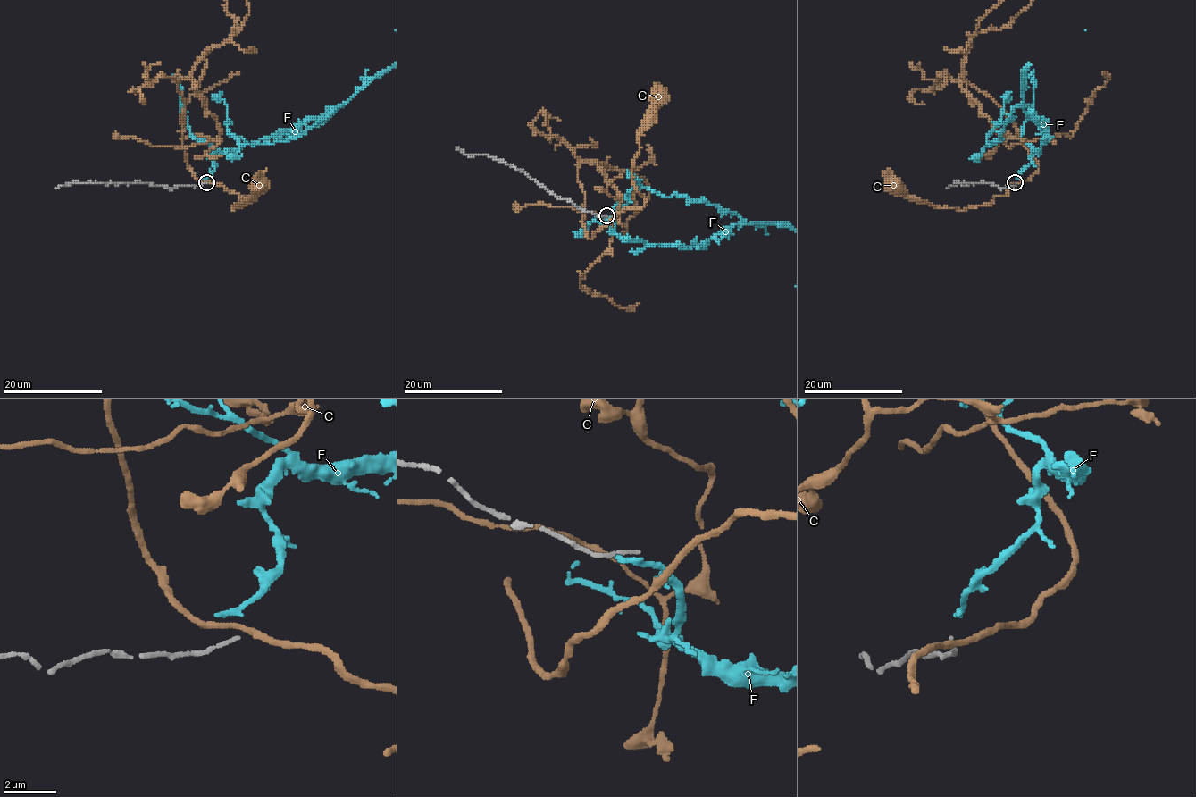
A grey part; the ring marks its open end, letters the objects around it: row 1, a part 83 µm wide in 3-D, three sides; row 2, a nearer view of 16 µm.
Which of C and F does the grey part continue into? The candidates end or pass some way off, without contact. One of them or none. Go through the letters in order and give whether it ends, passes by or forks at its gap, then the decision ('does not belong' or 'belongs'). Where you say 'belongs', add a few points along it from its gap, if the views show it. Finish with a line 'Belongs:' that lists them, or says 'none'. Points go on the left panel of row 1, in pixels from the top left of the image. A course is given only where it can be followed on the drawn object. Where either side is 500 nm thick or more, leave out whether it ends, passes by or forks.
C: it passes by | does not belong
F: it ends | does not belong
Belongs: none

